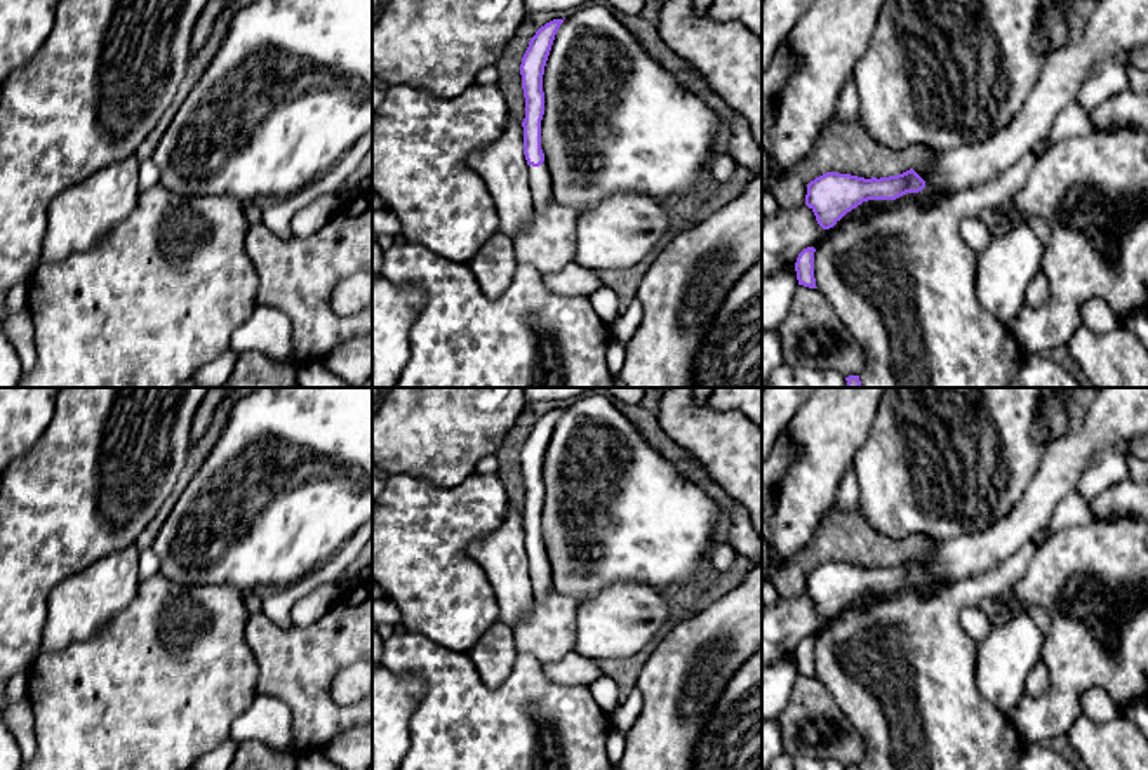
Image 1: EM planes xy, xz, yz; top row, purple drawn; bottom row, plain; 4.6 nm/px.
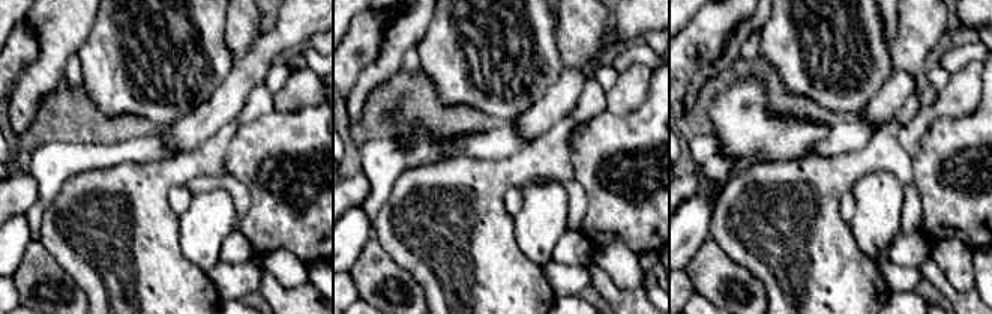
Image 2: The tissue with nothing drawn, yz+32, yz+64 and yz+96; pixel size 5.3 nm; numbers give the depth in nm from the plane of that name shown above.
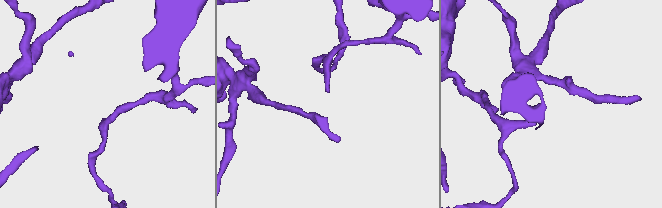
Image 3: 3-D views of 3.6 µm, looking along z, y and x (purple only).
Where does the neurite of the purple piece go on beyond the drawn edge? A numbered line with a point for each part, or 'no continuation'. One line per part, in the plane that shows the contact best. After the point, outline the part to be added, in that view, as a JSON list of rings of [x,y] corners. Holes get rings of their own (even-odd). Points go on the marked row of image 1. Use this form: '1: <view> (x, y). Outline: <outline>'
1: xz (540, 178). Outline: [[[546,160],[539,167],[527,165],[534,207],[544,210],[551,198],[551,177]]]

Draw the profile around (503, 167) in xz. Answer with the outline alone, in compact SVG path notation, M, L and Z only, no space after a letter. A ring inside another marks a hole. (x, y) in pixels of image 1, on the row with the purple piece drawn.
M510 115L503 136L473 151L466 165L482 176L496 203L499 229L515 238L534 214L522 123Z

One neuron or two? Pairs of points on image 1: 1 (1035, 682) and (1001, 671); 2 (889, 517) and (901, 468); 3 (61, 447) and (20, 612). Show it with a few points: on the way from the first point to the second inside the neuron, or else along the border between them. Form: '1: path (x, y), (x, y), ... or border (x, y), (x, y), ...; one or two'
1: border (1041, 659), (1027, 680), (1025, 694); two
2: path (896, 504), (901, 480); one
3: path (61, 489), (61, 506), (20, 550), (20, 570); one

